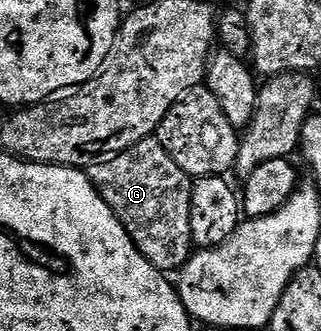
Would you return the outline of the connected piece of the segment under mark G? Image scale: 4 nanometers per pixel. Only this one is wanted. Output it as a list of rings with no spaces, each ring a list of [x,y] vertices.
[[[156,138],[143,139],[125,151],[116,155],[107,156],[87,168],[88,180],[96,187],[96,192],[110,205],[110,209],[122,221],[126,233],[134,241],[134,245],[159,271],[175,272],[188,262],[194,251],[192,230],[190,229],[190,209],[192,208],[193,176],[188,175],[180,168],[178,161],[162,149]]]

